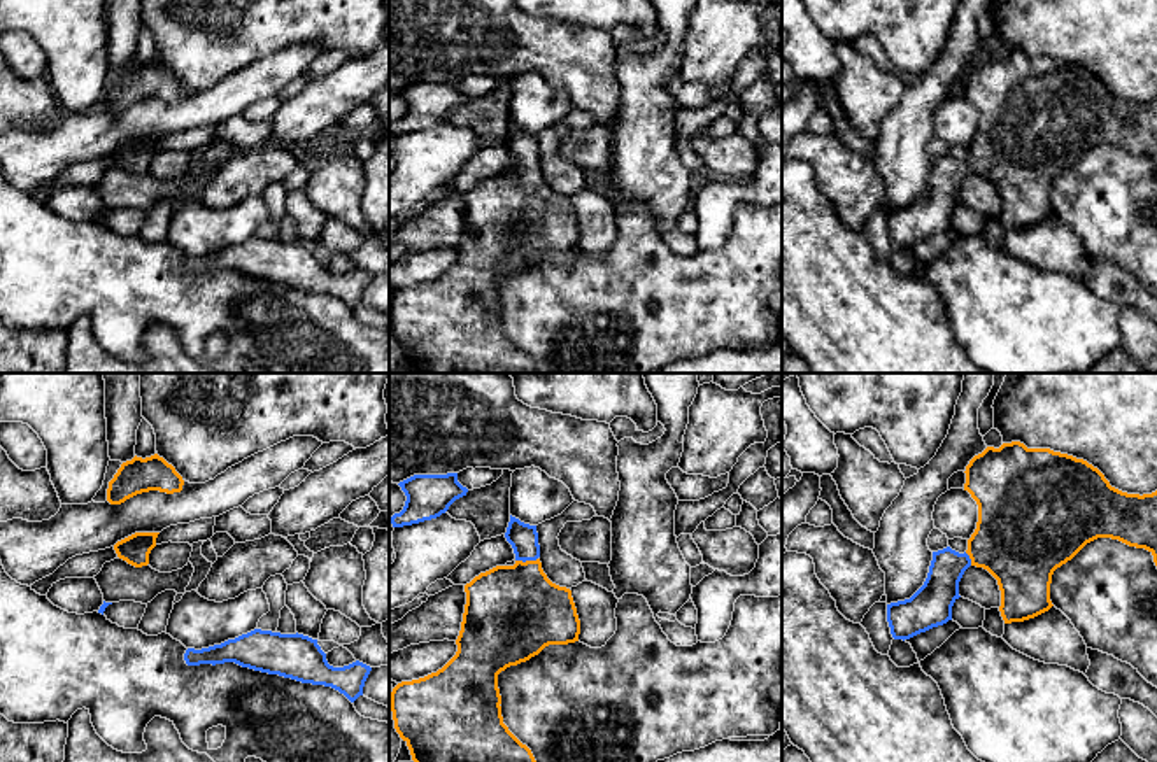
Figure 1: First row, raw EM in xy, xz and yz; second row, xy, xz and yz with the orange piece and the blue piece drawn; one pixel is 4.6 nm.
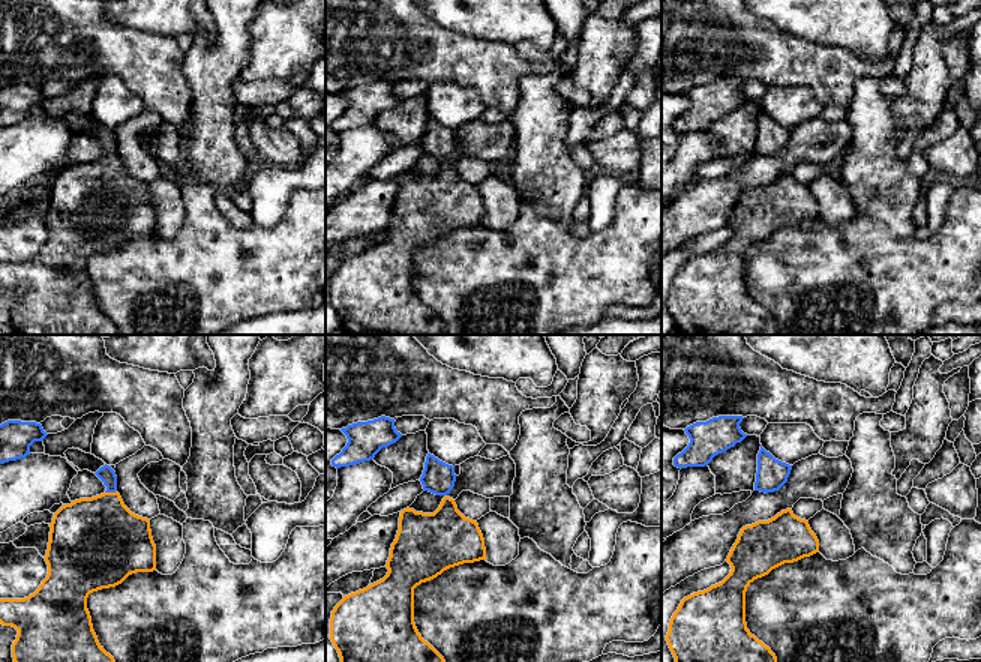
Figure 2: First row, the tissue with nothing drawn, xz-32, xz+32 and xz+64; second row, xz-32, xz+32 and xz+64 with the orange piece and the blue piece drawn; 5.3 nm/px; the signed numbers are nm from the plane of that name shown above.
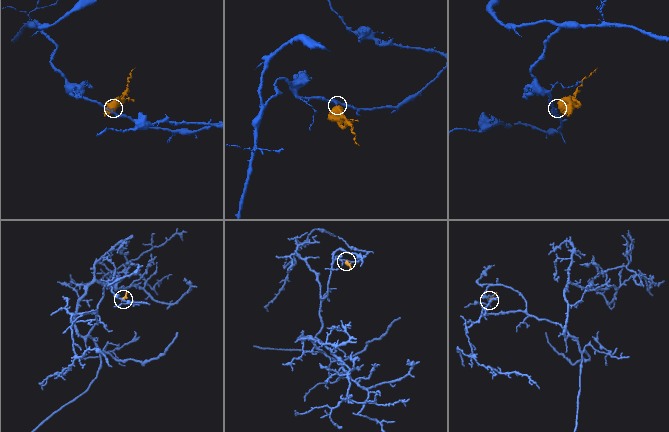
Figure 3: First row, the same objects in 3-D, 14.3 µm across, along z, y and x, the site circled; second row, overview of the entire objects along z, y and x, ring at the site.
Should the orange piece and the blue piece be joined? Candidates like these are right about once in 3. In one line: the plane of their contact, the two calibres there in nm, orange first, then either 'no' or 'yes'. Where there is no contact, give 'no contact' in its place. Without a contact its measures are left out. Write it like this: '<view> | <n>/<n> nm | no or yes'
xz | 440/130 nm | yes

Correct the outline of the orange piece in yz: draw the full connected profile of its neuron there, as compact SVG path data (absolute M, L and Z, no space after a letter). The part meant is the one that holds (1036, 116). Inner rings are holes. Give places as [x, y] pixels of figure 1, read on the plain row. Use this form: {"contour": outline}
{"contour": "M1020 49L987 54L969 68L964 81L964 98L978 112L978 130L968 158L959 161L947 154L933 159L924 193L910 207L887 212L894 247L905 249L952 228L952 214L961 205L959 189L969 173L983 175L997 187L1004 231L1048 219L1054 214L1054 179L1097 145L1145 156L1157 173L1157 98L1143 103L1122 100L1087 68L1050 56L1027 56Z"}

